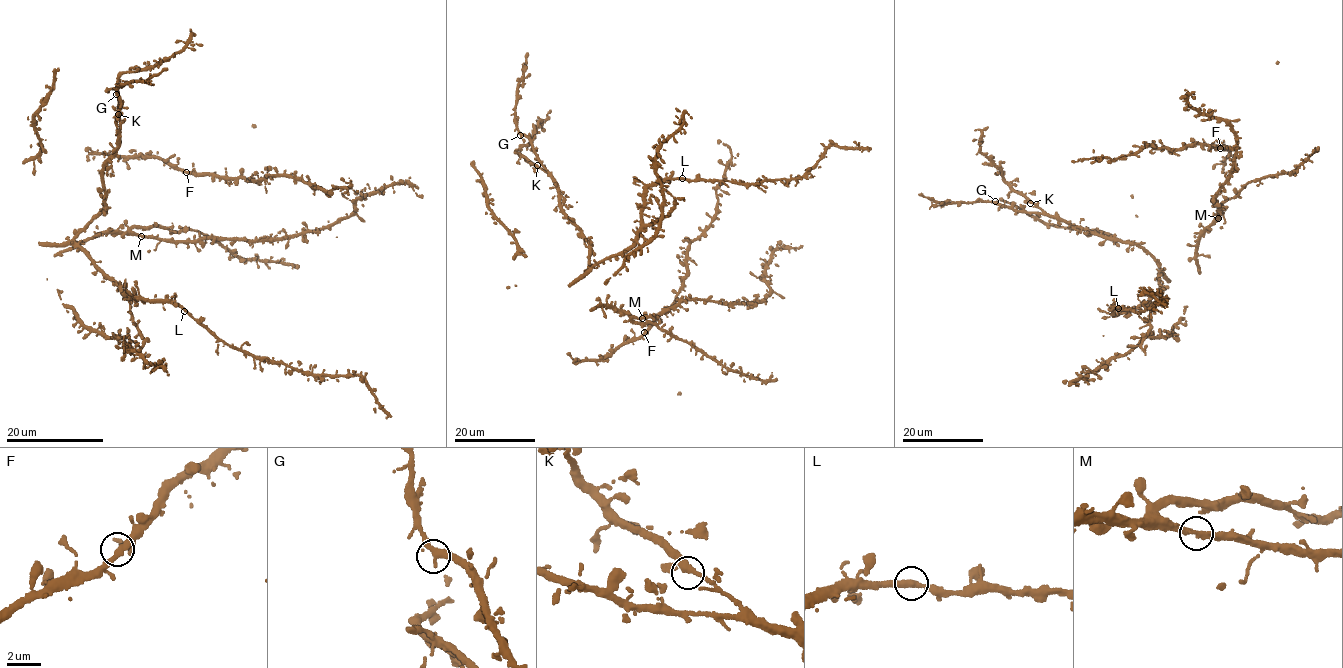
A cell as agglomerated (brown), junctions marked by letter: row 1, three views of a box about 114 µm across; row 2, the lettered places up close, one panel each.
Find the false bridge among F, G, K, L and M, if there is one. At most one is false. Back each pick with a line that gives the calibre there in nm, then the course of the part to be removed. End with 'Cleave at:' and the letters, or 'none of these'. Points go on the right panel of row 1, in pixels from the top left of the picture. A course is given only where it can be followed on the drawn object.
Cleave at: none of these

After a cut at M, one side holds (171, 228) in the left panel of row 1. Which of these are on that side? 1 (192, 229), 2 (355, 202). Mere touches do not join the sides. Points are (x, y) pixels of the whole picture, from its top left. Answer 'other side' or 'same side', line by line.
1: same side
2: other side

